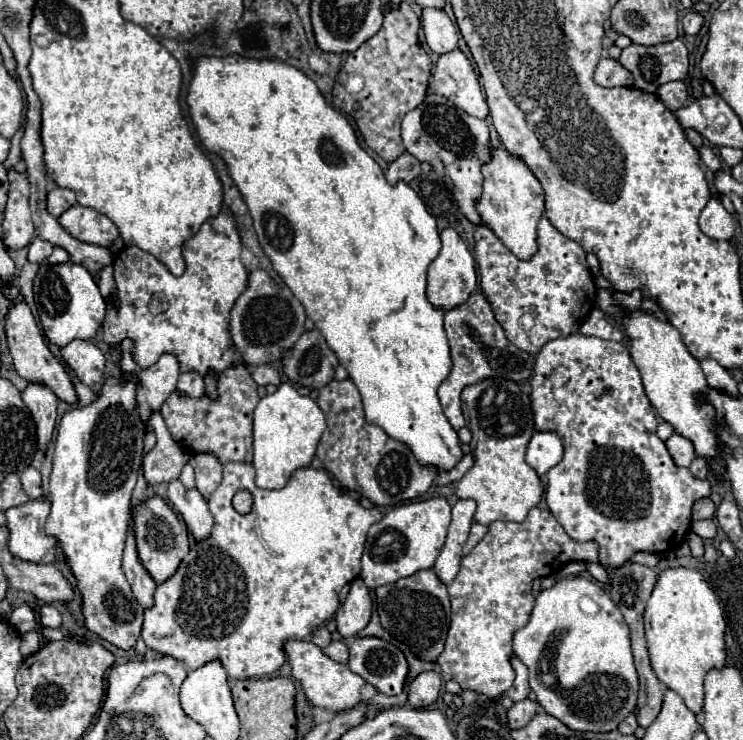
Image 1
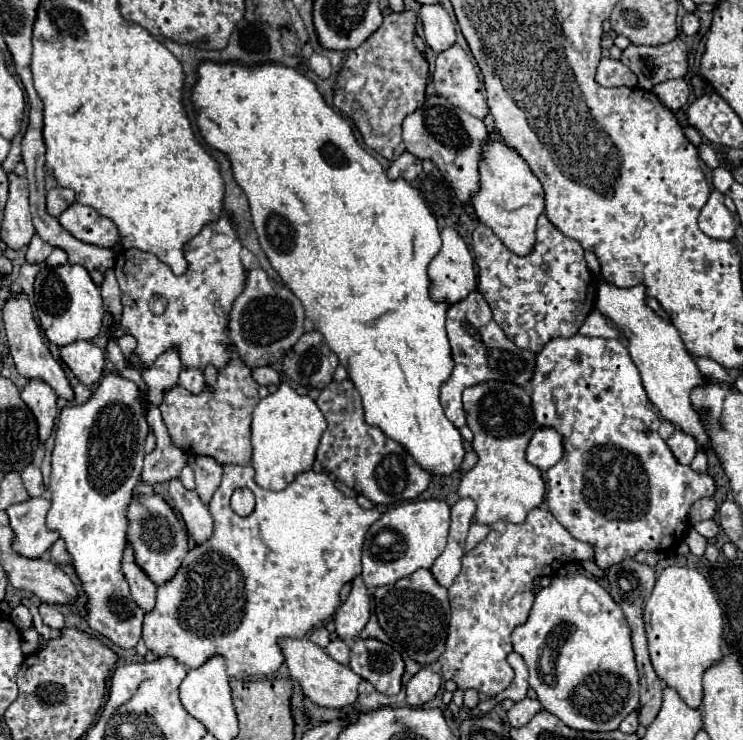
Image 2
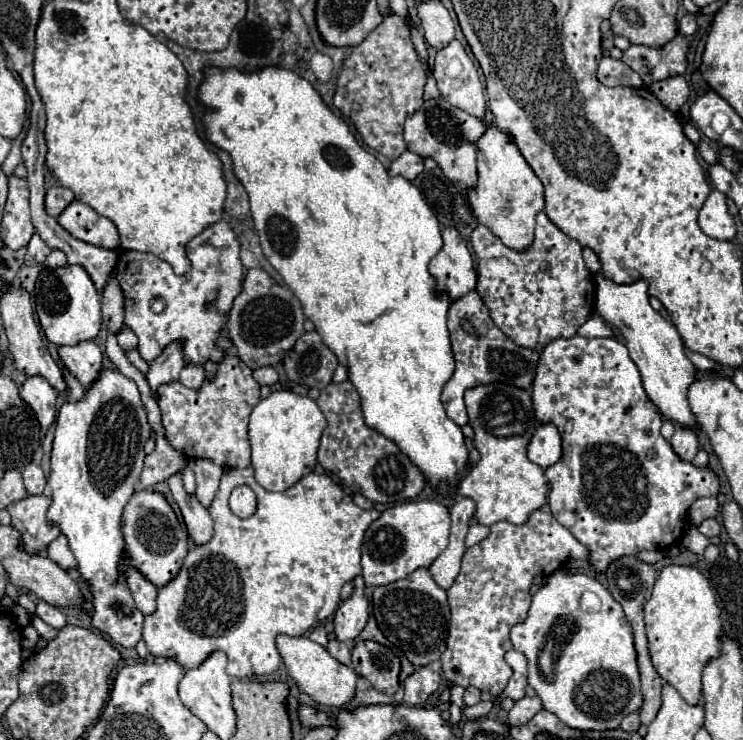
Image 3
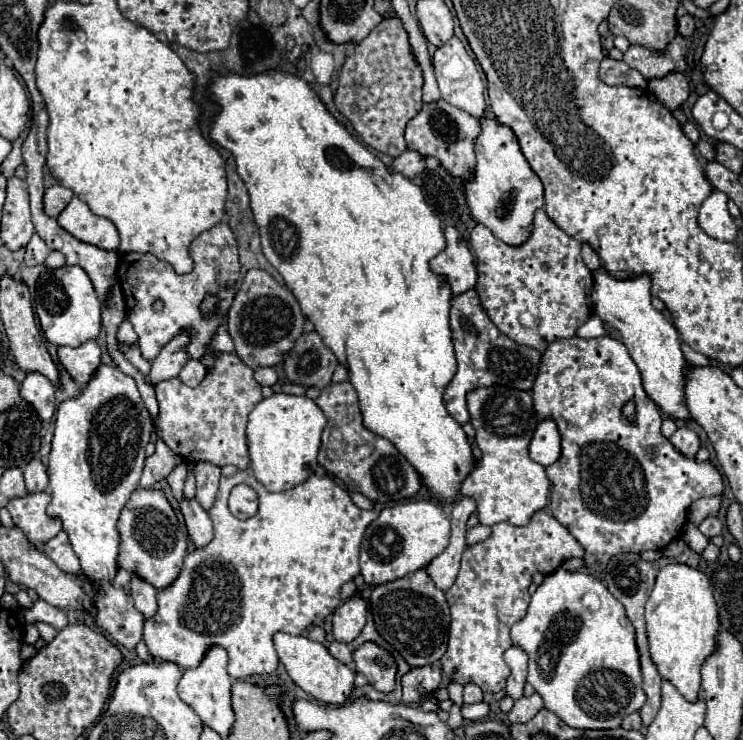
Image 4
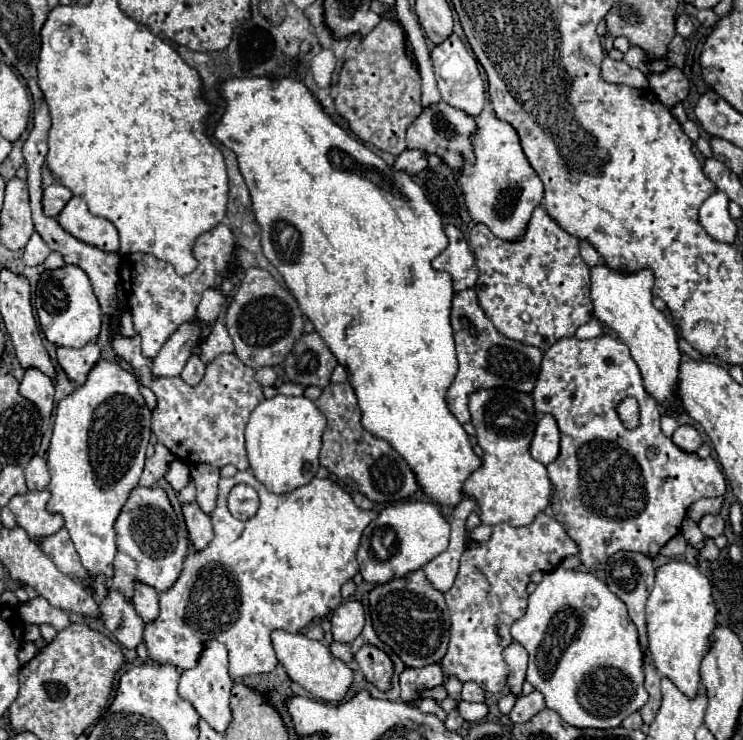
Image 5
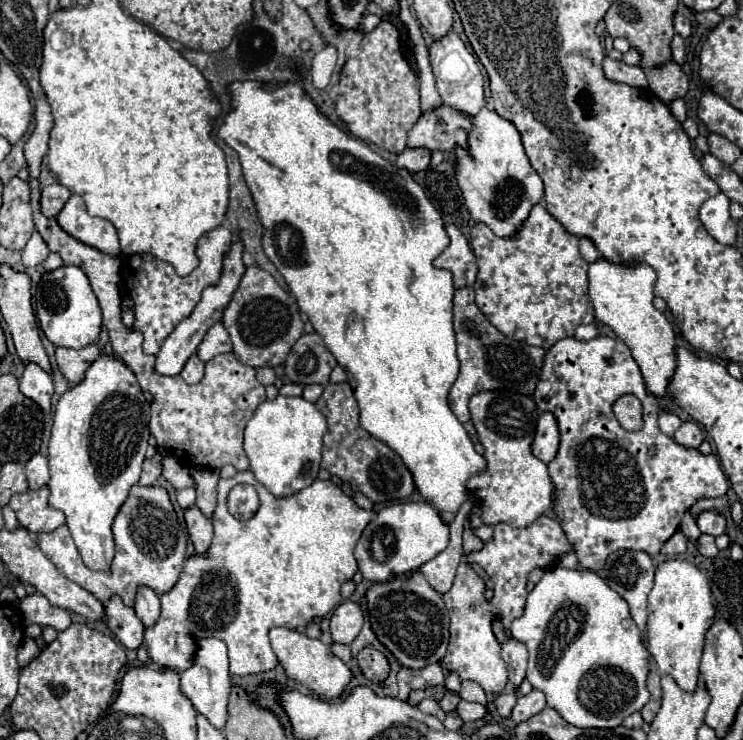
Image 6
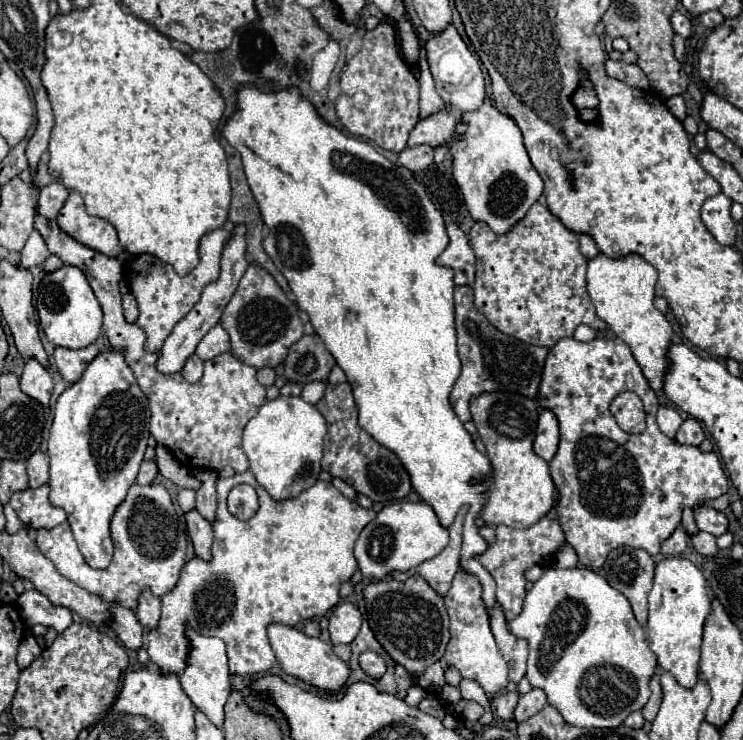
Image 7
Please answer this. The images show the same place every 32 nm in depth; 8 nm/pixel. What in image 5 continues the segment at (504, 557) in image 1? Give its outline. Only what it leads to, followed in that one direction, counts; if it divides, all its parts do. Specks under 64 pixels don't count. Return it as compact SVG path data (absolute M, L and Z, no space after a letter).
M544 512L524 528L496 524L488 542L468 548L462 554L454 586L444 594L452 618L448 652L440 662L446 676L456 676L460 682L478 682L490 694L502 692L508 678L502 650L512 640L512 622L526 612L526 586L530 574L534 570L550 572L570 554L578 554L576 544L570 540L562 524Z

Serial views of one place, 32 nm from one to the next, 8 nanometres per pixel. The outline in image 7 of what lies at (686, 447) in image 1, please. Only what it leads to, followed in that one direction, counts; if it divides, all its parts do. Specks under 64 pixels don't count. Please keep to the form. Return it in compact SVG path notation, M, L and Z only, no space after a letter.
M694 418L684 420L682 426L678 428L678 434L676 434L678 444L690 444L690 446L700 446L704 438L706 438L706 434L702 430L702 424Z

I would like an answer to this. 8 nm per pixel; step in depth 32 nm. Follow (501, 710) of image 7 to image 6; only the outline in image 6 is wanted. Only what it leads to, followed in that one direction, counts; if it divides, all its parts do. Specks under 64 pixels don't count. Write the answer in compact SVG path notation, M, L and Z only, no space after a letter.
M510 692L510 694L500 694L500 696L494 700L498 714L500 714L502 718L510 718L510 712L512 712L512 708L514 708L516 700L518 700L518 694L516 694L516 692Z

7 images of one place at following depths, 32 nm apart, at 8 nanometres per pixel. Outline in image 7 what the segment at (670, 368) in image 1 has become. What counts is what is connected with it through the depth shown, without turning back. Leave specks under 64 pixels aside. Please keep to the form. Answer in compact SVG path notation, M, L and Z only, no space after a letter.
M600 252L598 256L588 260L586 284L588 294L596 306L596 314L612 328L612 332L620 340L624 340L630 346L652 390L662 390L664 374L668 370L666 350L672 342L672 328L666 316L654 308L656 268L638 254L610 258Z

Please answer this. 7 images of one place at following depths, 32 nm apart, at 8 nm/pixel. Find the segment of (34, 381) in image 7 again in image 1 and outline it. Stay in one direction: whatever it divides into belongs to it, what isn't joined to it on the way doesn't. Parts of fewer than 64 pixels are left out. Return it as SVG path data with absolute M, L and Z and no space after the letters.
M30 382L26 386L26 390L22 392L22 400L34 416L34 422L38 428L38 444L44 450L52 438L52 432L54 432L58 398L48 386L38 384L38 382Z

